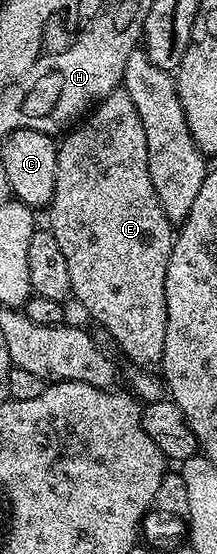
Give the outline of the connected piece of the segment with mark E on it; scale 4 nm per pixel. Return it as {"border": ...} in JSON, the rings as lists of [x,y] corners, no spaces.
{"border":[[[120,88],[95,103],[90,113],[67,136],[68,138],[64,142],[60,141],[57,146],[57,180],[55,181],[49,207],[49,213],[51,213],[49,228],[53,232],[53,236],[57,236],[57,244],[65,256],[65,261],[69,268],[69,284],[71,285],[74,301],[79,301],[107,329],[108,336],[115,338],[120,352],[125,354],[129,361],[136,362],[139,365],[136,367],[139,368],[151,368],[154,362],[155,365],[162,363],[163,353],[165,352],[165,324],[167,323],[165,272],[169,268],[169,256],[171,255],[171,244],[173,241],[173,223],[165,216],[165,212],[157,200],[157,192],[153,192],[153,180],[149,180],[147,141],[145,140],[145,128],[141,128],[141,116],[137,116],[137,107],[133,104],[133,99],[130,98],[129,92]]]}

